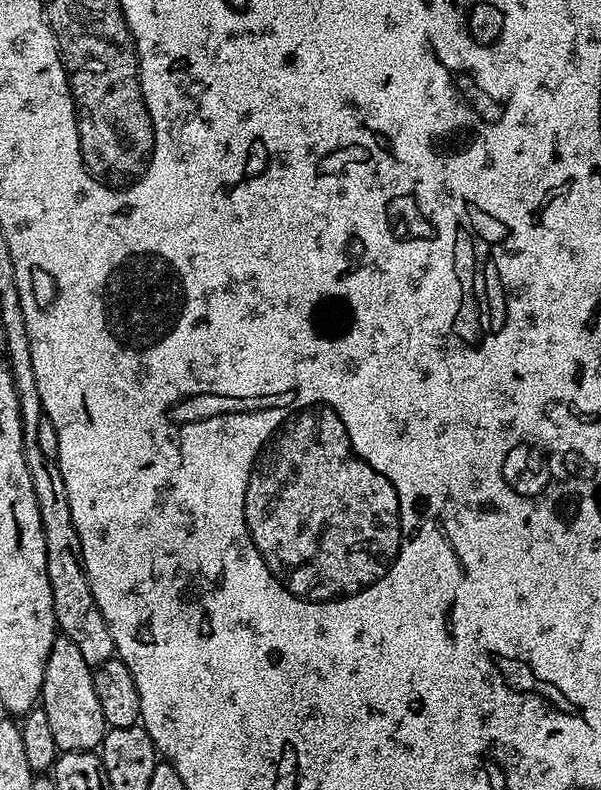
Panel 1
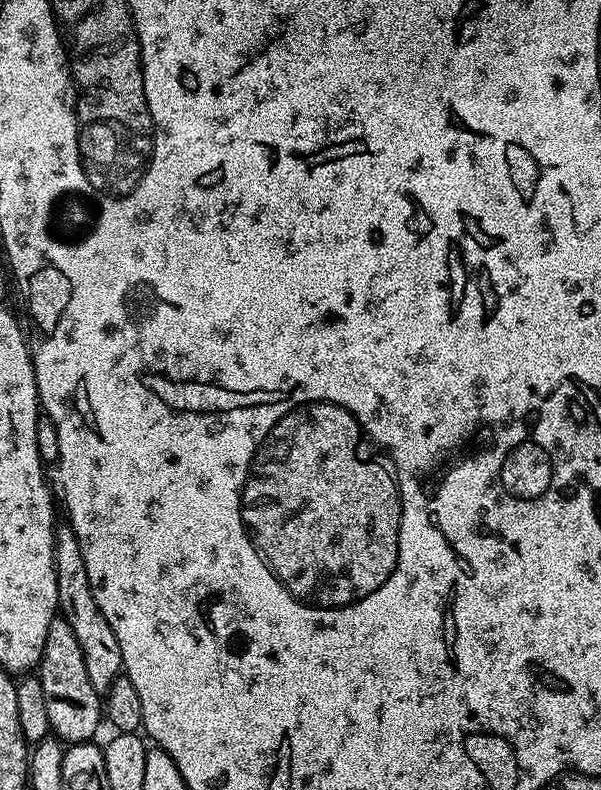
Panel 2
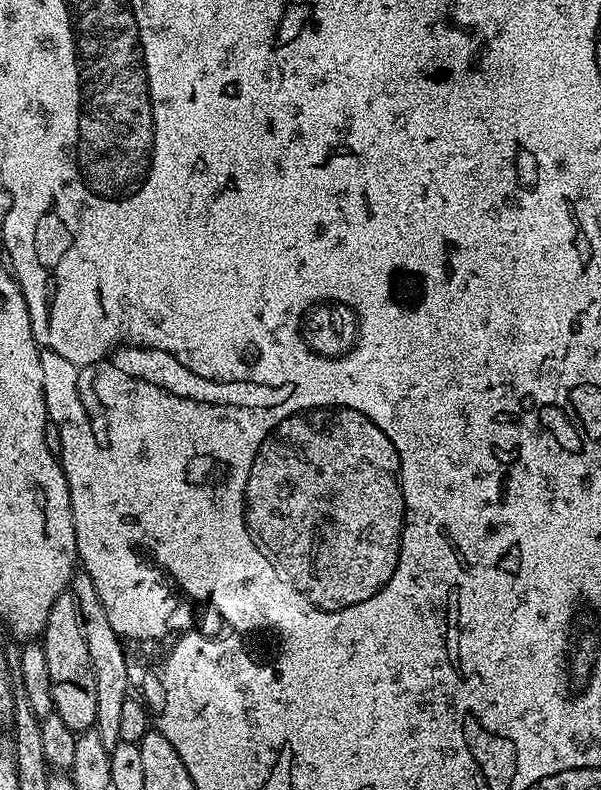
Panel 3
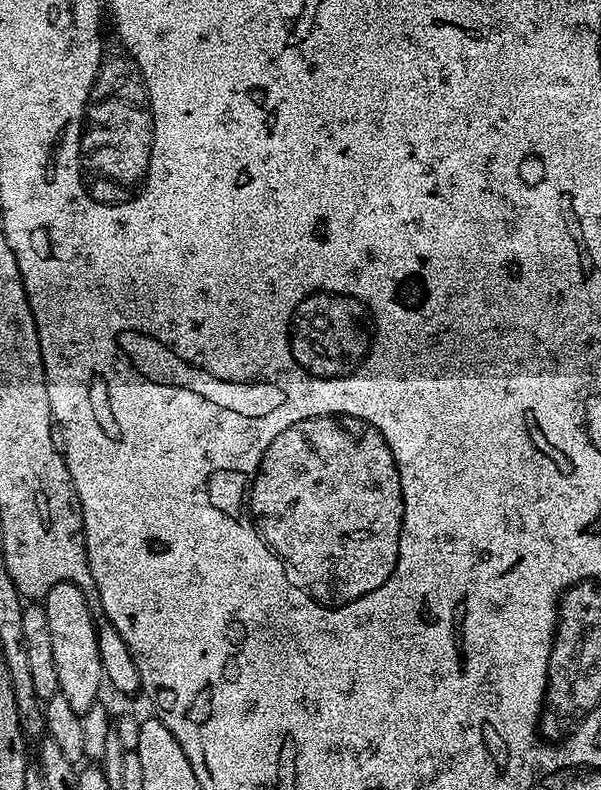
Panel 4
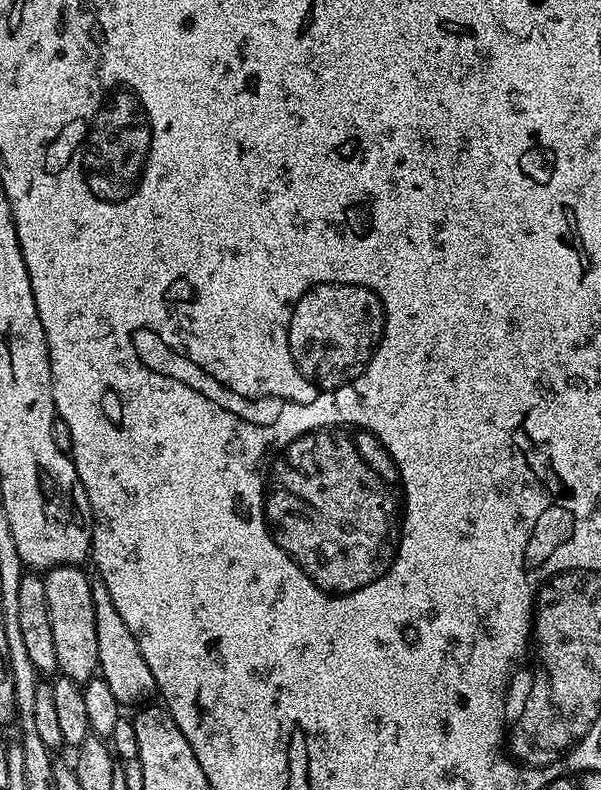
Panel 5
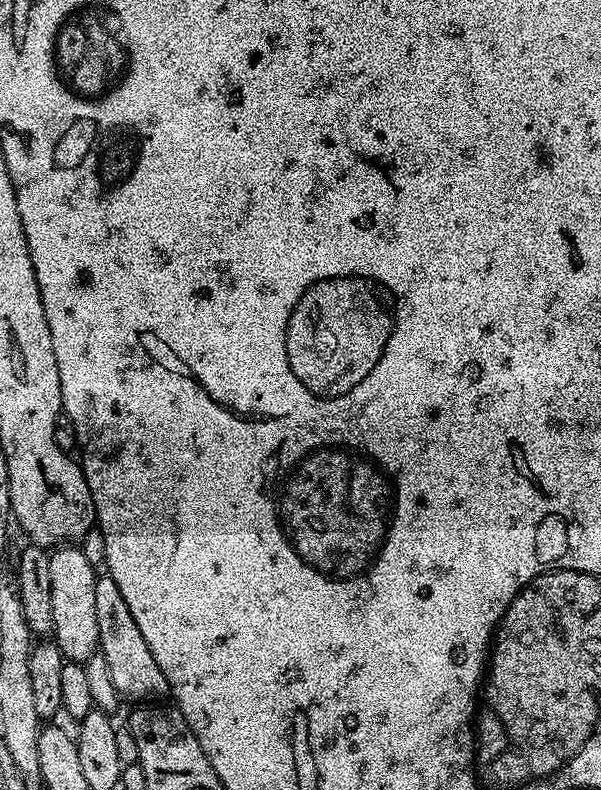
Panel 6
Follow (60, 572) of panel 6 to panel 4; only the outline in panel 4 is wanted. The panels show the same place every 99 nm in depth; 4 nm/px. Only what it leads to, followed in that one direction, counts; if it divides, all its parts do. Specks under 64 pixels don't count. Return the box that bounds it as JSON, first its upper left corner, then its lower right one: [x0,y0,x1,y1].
[44,582,105,713]

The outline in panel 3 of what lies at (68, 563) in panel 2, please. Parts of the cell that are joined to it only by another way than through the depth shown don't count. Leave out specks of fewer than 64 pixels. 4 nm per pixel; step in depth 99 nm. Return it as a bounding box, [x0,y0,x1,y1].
[70,570,130,750]

